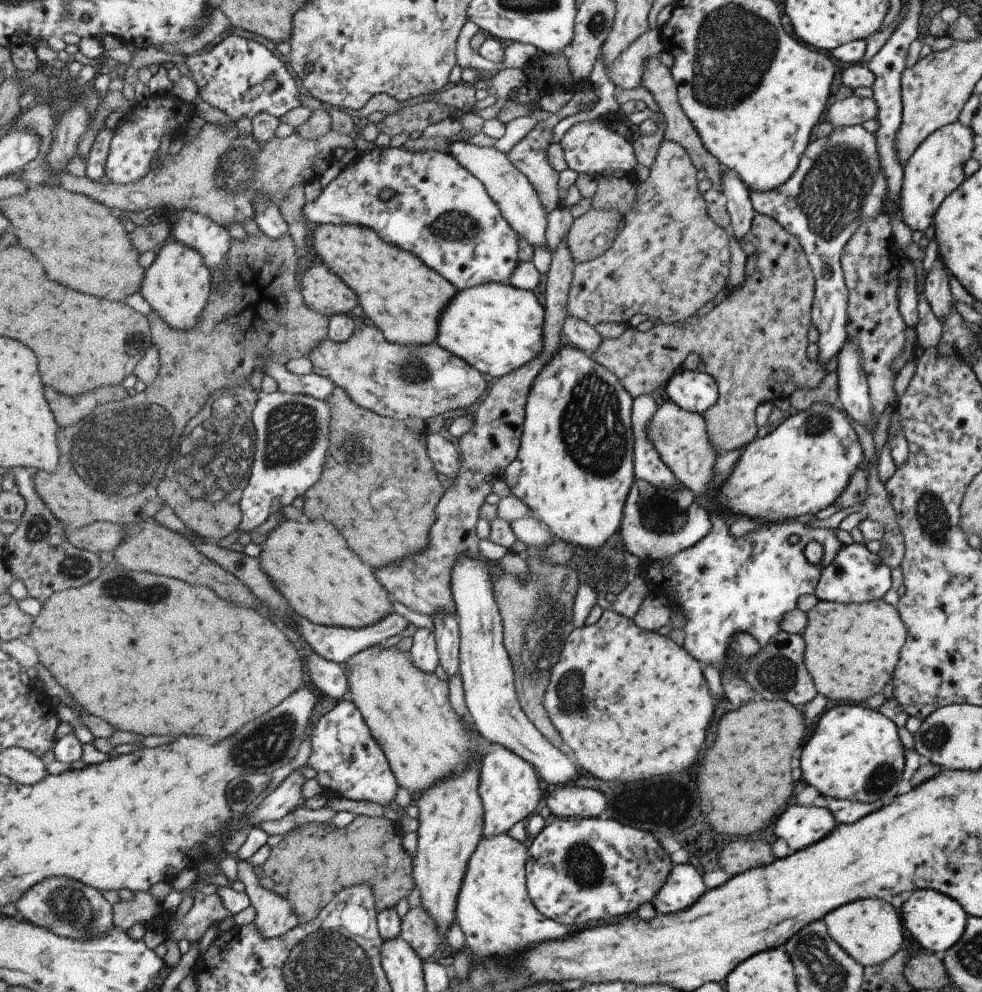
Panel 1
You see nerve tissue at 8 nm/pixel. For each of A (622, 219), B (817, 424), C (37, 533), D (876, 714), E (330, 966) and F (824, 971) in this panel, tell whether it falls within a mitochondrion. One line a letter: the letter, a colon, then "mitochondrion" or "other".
A: other
B: mitochondrion
C: mitochondrion
D: other
E: mitochondrion
F: mitochondrion

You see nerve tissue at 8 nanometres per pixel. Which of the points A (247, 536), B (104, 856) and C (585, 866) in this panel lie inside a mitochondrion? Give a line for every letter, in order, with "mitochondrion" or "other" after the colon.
A: other
B: other
C: mitochondrion

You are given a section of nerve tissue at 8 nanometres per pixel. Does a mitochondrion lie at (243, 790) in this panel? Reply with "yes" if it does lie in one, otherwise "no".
yes

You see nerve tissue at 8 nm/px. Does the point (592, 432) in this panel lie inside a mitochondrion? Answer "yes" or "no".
yes

